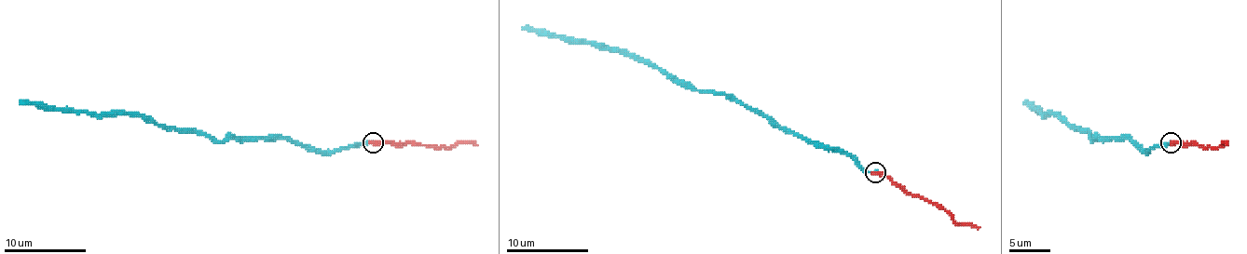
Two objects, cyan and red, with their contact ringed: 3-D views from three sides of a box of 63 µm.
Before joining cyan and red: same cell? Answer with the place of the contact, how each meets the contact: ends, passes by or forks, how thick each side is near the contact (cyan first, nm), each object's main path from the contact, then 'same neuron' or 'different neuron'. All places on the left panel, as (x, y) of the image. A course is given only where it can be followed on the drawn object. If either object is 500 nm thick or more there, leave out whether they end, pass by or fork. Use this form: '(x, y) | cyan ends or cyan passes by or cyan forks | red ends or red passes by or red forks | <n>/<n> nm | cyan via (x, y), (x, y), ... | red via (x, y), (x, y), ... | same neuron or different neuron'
(373, 142) | cyan ends | red ends | 240/480 nm | cyan via (373, 142), (314, 151), (289, 139), (222, 140), (165, 128), (130, 114), (47, 108), (20, 100) | red via (373, 142), (451, 147), (455, 142), (477, 145) | same neuron

